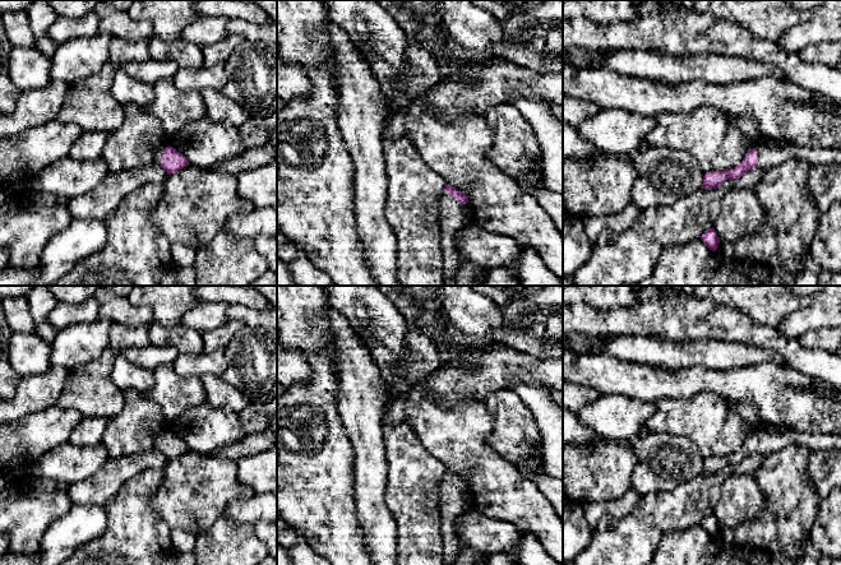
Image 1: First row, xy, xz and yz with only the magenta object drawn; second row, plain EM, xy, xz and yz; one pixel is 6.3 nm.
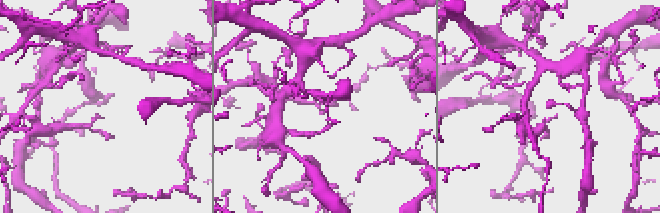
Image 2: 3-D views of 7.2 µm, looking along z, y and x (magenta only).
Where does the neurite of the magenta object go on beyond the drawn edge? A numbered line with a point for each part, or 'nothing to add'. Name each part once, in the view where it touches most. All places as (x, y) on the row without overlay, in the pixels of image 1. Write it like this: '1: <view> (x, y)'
1: xz (453, 501)

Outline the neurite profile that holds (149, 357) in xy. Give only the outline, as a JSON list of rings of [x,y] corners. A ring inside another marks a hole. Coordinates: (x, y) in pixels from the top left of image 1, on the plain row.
[[[149,344],[147,347],[126,348],[121,355],[137,366],[154,370],[160,365],[174,363],[180,352],[171,346]]]

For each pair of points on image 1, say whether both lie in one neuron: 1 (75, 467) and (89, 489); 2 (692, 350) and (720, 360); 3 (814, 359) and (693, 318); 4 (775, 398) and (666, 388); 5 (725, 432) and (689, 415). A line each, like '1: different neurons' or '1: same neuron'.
1: different neurons
2: same neuron
3: same neuron
4: same neuron
5: same neuron

